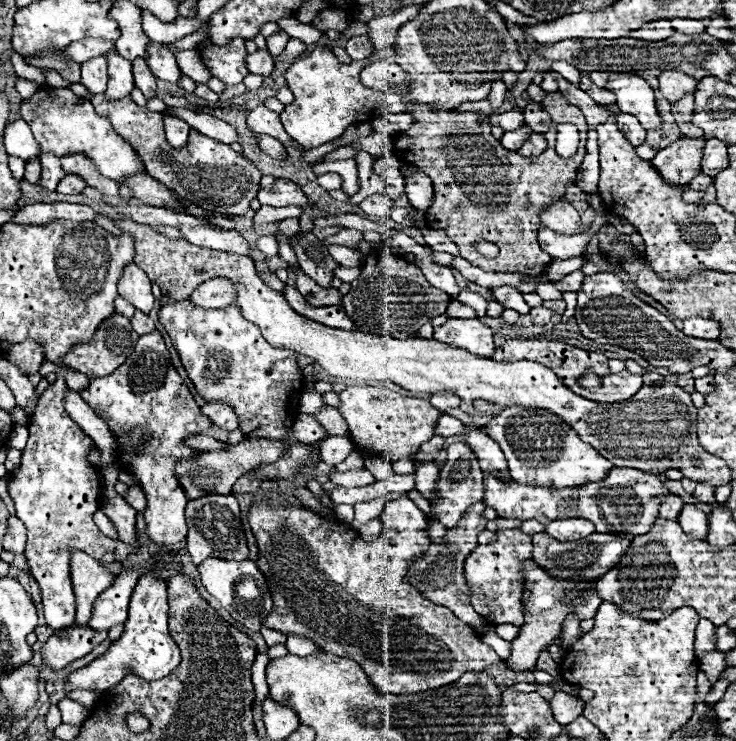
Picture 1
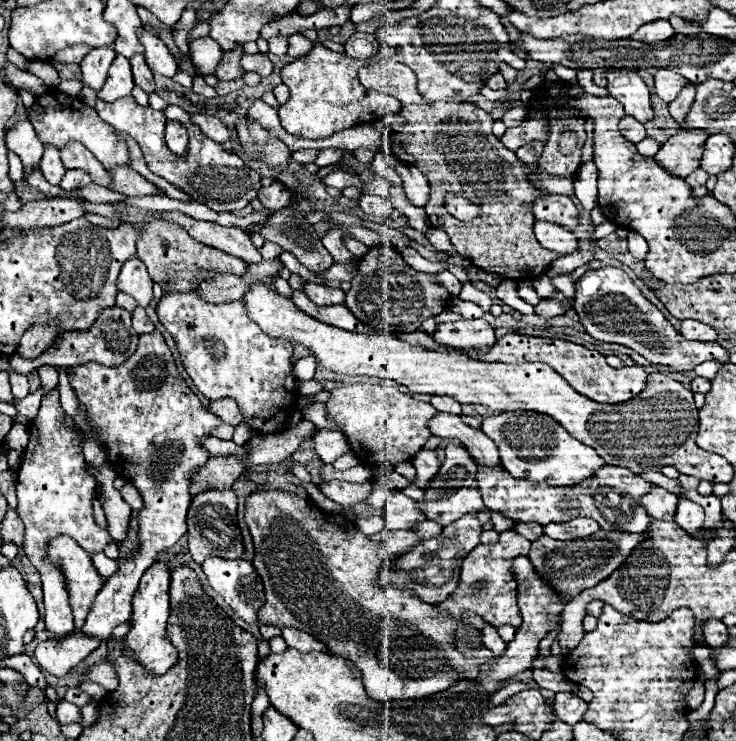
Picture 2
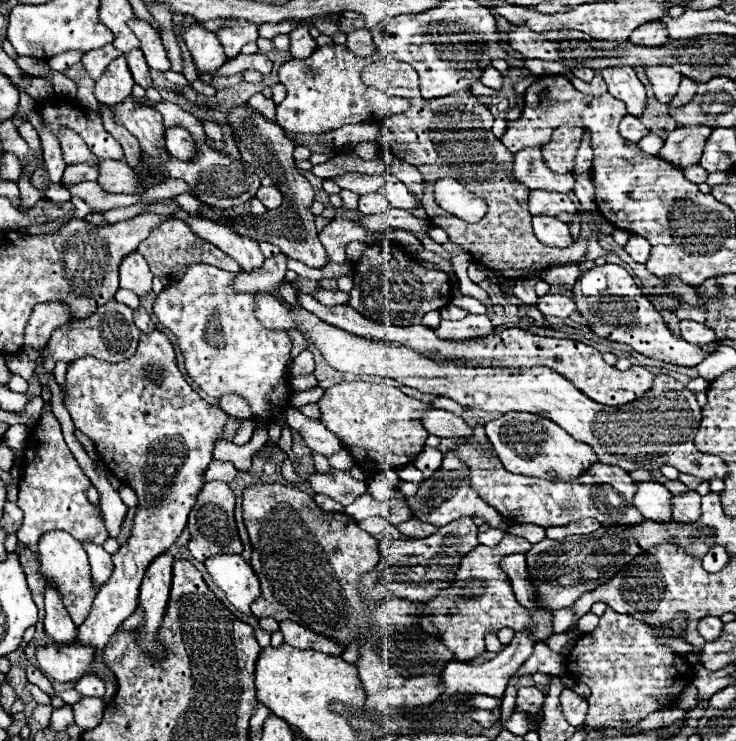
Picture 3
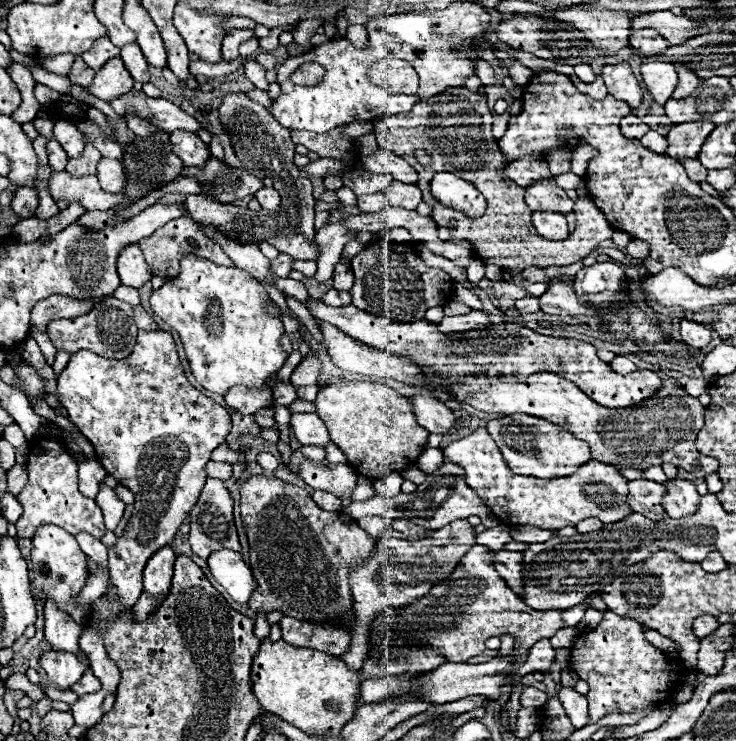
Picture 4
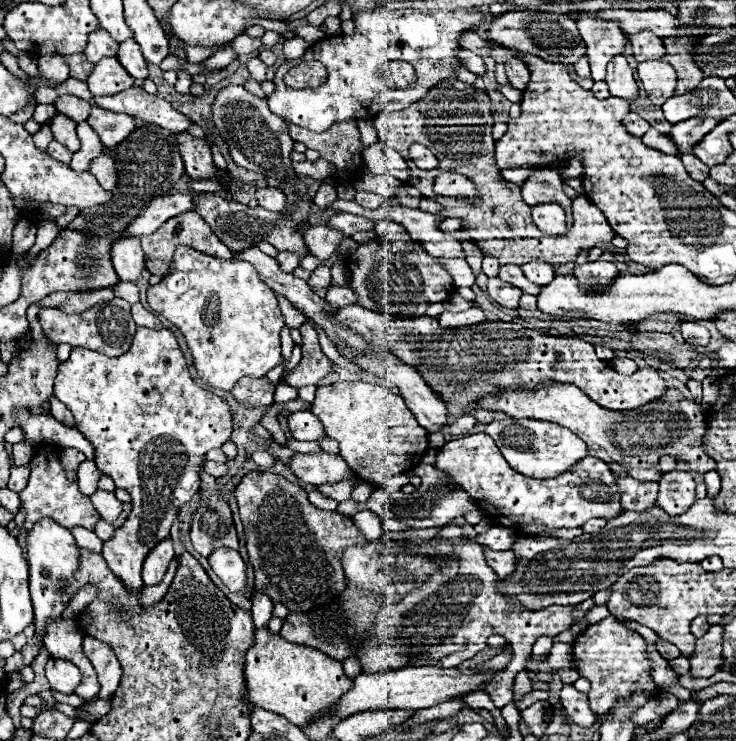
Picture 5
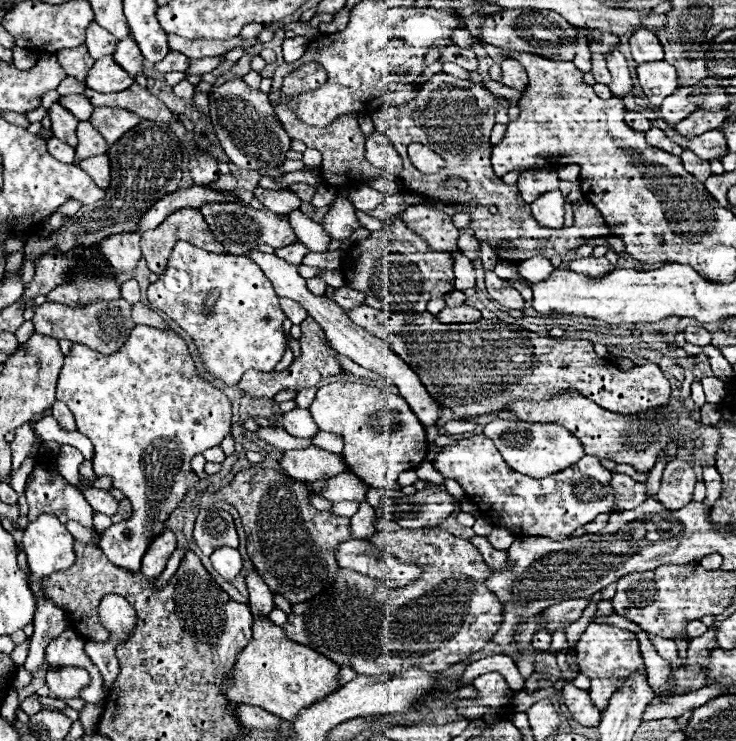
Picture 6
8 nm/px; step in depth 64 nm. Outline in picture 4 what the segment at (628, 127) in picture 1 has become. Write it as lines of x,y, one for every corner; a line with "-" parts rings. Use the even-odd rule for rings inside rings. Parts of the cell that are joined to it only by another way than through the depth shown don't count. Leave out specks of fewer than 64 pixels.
634,114
624,116
622,122
620,122
620,132
624,132
624,136
628,136
628,138
640,140
648,130
650,130
650,128
648,128
638,116
634,116

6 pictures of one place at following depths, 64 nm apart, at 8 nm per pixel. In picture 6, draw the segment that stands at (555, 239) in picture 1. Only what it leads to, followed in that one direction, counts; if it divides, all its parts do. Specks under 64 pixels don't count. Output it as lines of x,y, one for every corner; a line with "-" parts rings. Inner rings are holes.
560,190
546,192
530,206
532,206
532,216
538,220
538,224
542,224
546,228
554,228
554,230
562,228
562,224
564,224
564,196
560,194

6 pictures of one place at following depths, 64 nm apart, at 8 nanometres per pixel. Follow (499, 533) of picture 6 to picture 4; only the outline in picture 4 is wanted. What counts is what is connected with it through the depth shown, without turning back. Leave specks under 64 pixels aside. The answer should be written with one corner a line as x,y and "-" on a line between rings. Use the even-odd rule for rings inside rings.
496,526
492,530
484,530
476,534
476,544
488,546
492,552
498,552
504,548
504,544
510,540
510,532
504,526

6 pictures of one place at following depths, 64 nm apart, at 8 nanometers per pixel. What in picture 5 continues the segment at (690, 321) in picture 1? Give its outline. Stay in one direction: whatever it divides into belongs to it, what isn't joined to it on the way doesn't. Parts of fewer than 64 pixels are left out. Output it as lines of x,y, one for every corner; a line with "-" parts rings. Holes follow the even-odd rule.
682,322
682,336
694,346
706,346
710,342
710,332
696,322

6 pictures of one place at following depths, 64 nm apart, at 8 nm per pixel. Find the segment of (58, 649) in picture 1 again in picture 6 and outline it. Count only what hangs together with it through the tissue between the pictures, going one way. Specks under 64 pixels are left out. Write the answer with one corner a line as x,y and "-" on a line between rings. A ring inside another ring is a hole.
50,668
46,674
46,684
56,698
78,698
78,692
88,686
90,674
82,668

